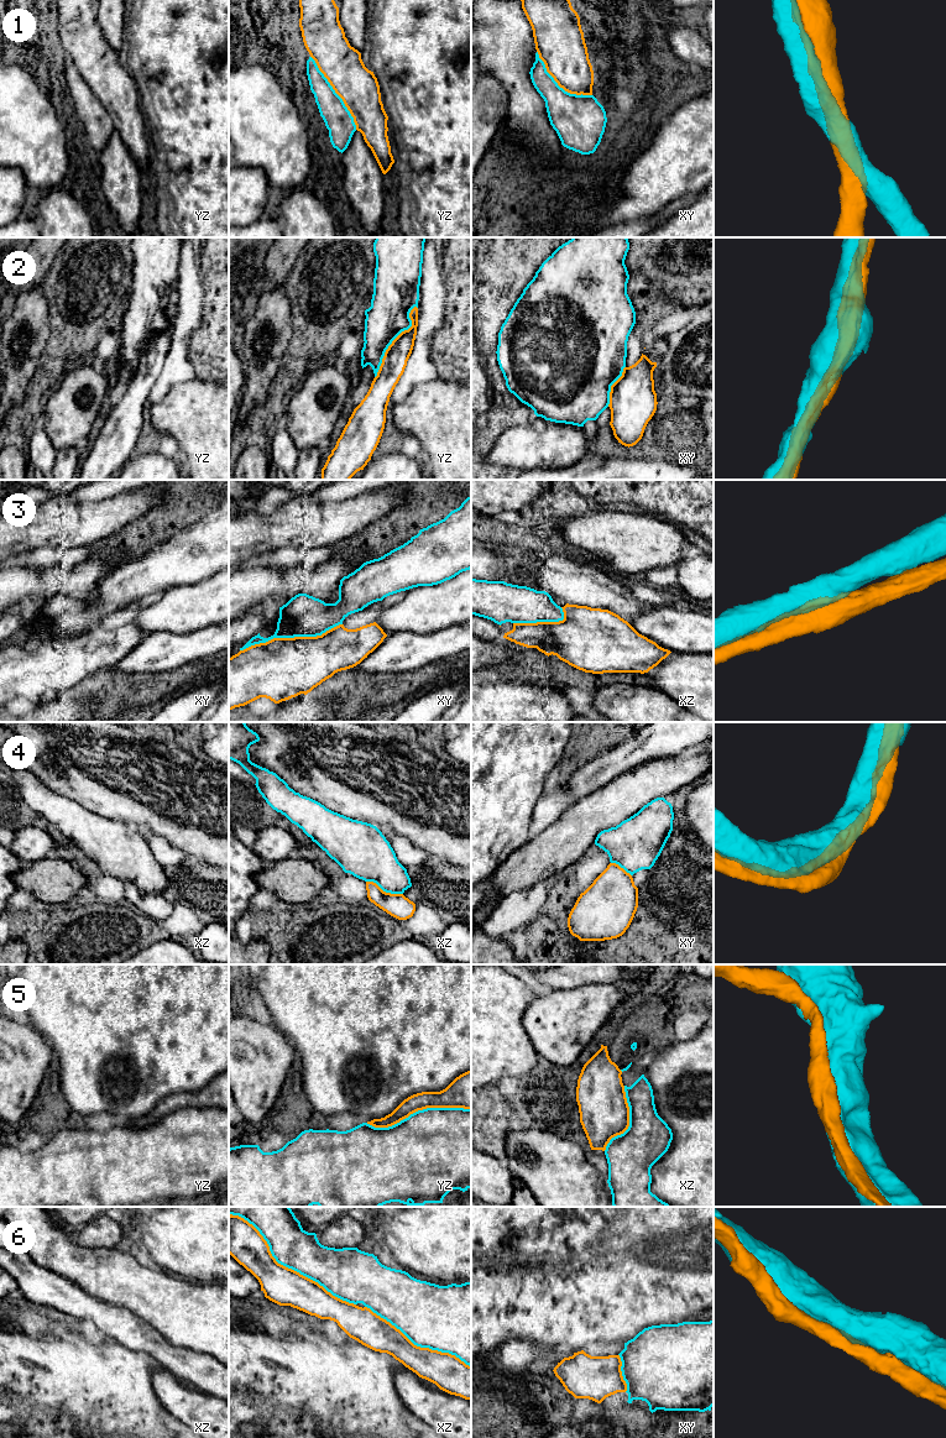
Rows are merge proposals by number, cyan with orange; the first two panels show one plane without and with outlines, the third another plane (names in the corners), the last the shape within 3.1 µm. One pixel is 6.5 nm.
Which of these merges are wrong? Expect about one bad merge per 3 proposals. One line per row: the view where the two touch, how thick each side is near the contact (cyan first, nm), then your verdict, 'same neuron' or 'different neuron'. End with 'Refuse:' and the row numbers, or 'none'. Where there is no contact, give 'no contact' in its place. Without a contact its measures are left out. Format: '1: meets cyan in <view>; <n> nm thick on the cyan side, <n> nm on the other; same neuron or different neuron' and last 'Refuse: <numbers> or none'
1: meets cyan in yz; 180 nm thick on the cyan side, 260 nm on the other; different neuron
2: meets cyan in yz; 280 nm thick on the cyan side, 160 nm on the other; same neuron
3: meets cyan in xy; 280 nm thick on the cyan side, 400 nm on the other; same neuron
4: meets cyan in xz; 320 nm thick on the cyan side, 160 nm on the other; same neuron
5: meets cyan in yz; 500 nm thick on the cyan side, 150 nm on the other; same neuron
6: meets cyan in xz; 260 nm thick on the cyan side, 240 nm on the other; same neuron
Refuse: 1

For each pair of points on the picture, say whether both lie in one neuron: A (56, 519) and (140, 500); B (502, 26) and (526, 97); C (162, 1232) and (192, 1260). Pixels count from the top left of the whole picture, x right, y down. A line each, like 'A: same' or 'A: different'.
A: same
B: same
C: same

